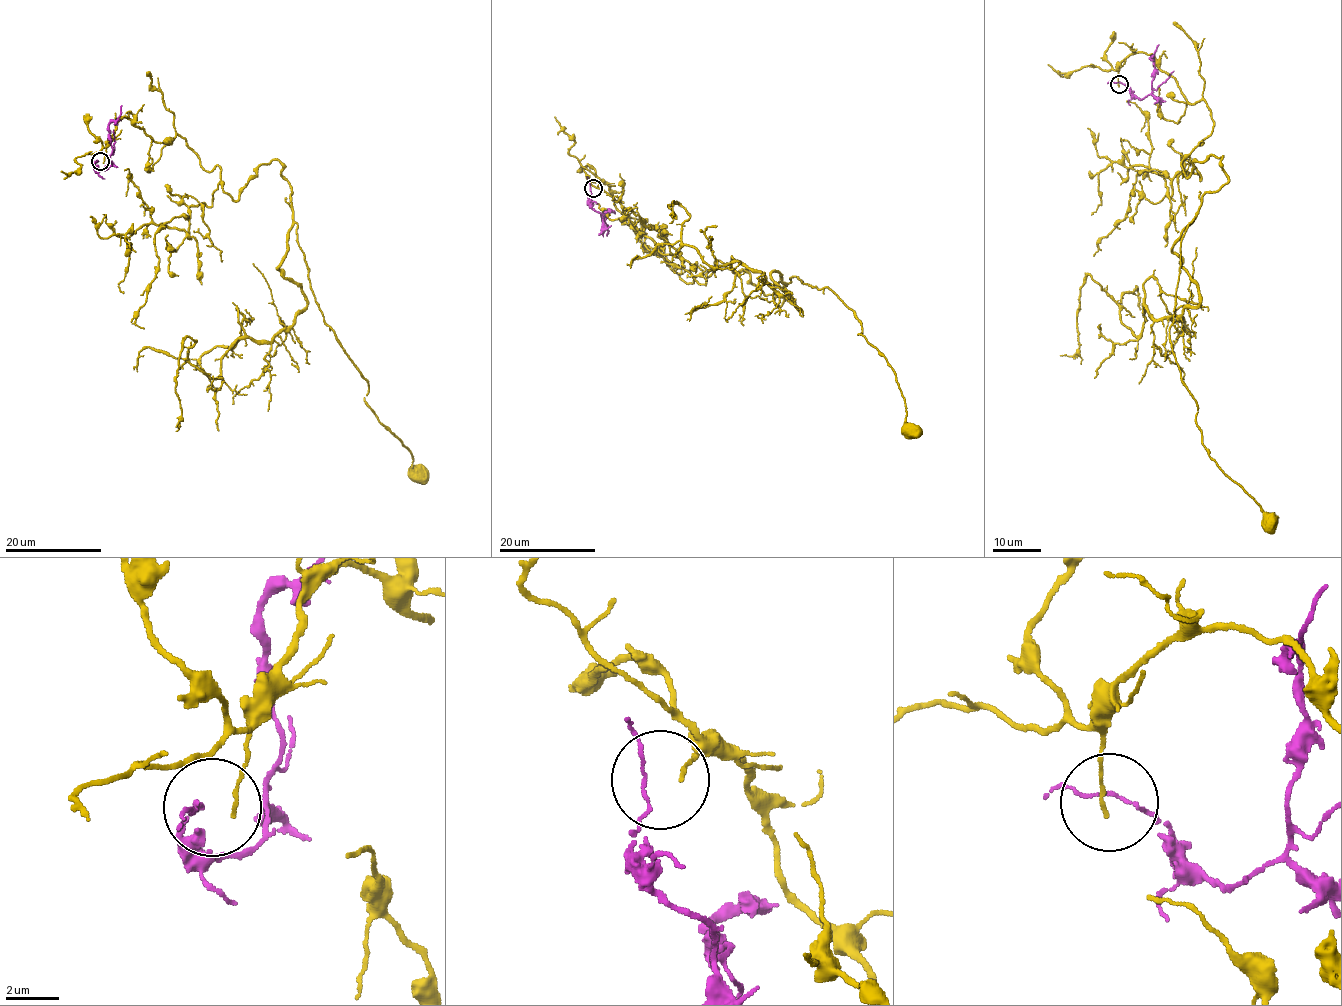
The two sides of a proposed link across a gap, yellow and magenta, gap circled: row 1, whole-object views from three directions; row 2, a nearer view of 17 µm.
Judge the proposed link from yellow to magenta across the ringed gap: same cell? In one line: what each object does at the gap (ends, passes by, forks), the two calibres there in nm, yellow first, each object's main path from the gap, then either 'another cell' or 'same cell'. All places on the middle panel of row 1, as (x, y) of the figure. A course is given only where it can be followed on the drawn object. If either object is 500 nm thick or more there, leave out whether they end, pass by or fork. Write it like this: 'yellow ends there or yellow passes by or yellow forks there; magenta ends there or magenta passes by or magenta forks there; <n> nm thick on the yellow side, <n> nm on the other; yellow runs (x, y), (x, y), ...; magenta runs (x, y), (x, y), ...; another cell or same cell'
yellow ends there; magenta passes by; 140 nm thick on the yellow side, 100 nm on the other; yellow runs (596, 188), (685, 283), (716, 261), (780, 306), (793, 276), (831, 290), (894, 373), (911, 432); magenta runs (590, 187), (593, 208), (600, 213), (602, 220), (606, 217), (602, 217), (602, 213), (615, 213); another cell

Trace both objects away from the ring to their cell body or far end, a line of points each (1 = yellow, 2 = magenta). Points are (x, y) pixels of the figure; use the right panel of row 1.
1: (1119, 86), (1146, 52), (1210, 109), (1181, 168), (1228, 180), (1169, 341), (1271, 521)
2: (1119, 82), (1141, 100), (1146, 97), (1152, 88), (1153, 53), (1158, 45)

